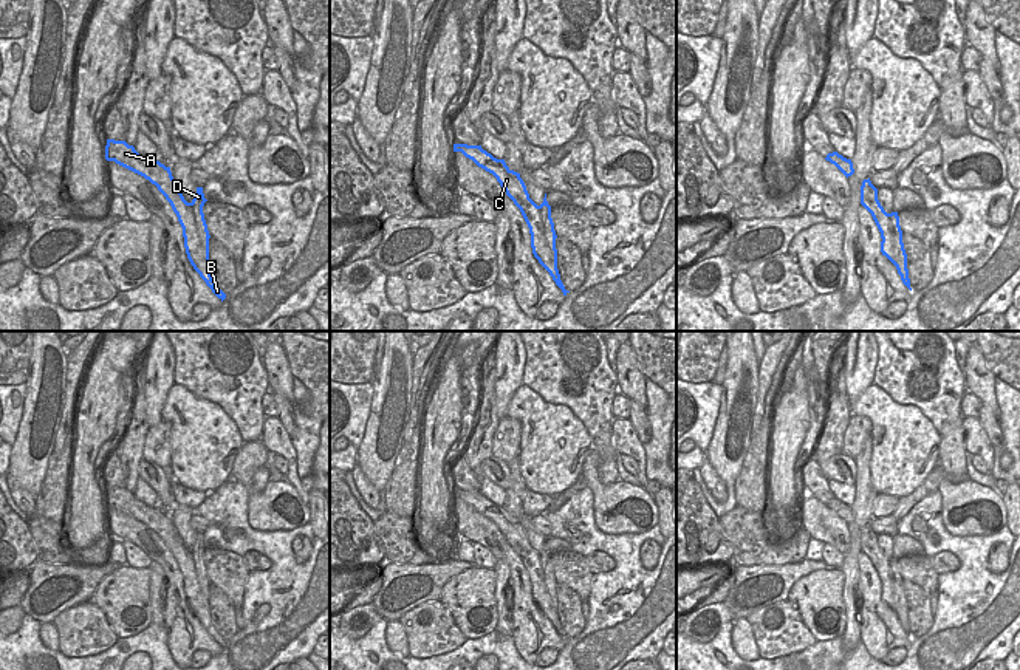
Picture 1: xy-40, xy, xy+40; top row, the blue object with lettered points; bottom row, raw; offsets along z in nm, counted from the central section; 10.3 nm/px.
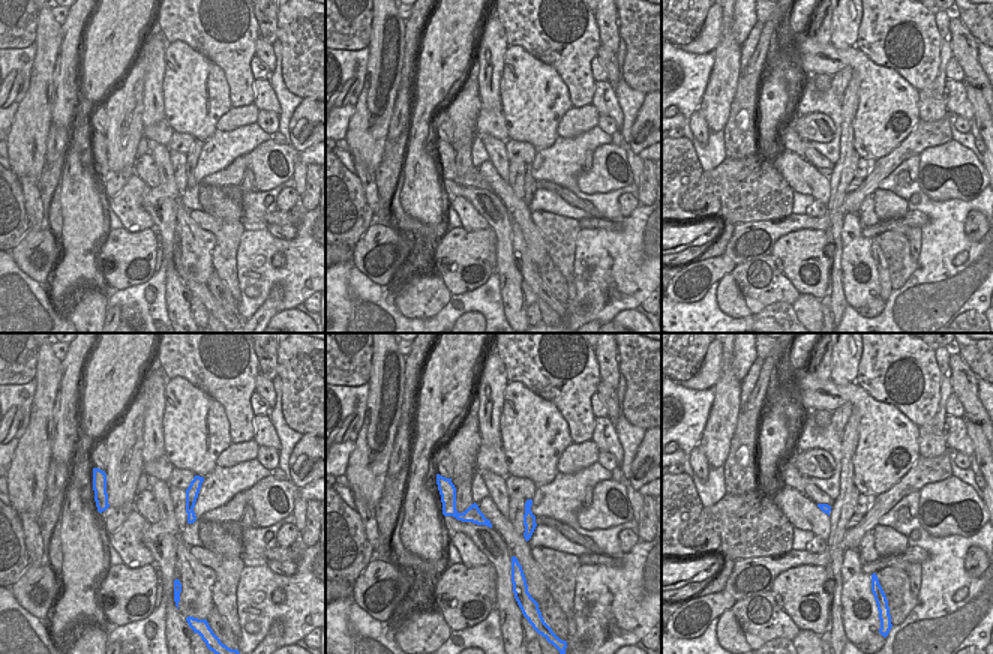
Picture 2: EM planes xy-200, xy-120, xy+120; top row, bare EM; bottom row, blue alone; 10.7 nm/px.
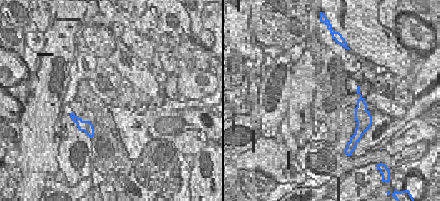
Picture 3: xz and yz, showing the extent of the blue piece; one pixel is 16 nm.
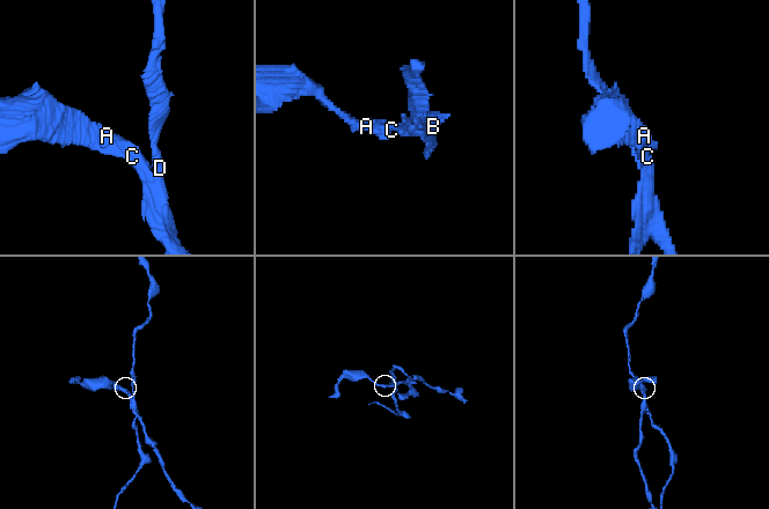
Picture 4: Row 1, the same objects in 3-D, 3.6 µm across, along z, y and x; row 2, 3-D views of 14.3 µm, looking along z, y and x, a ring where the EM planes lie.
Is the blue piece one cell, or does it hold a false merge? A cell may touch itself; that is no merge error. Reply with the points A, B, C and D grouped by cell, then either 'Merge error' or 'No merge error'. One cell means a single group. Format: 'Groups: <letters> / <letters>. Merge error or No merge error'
Groups: A B C / D. Merge error

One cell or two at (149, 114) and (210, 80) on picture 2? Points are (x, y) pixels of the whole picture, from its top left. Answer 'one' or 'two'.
two

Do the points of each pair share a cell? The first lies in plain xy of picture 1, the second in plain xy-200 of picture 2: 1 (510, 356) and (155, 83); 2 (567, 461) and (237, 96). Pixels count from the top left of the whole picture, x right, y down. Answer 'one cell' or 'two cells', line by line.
1: one cell
2: two cells

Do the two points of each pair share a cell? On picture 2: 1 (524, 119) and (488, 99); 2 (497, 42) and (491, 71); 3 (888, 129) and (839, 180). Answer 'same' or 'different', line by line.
1: different
2: same
3: different

